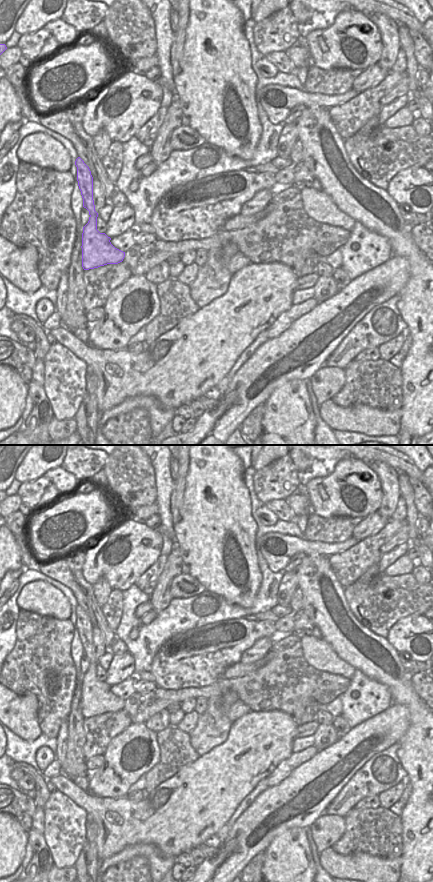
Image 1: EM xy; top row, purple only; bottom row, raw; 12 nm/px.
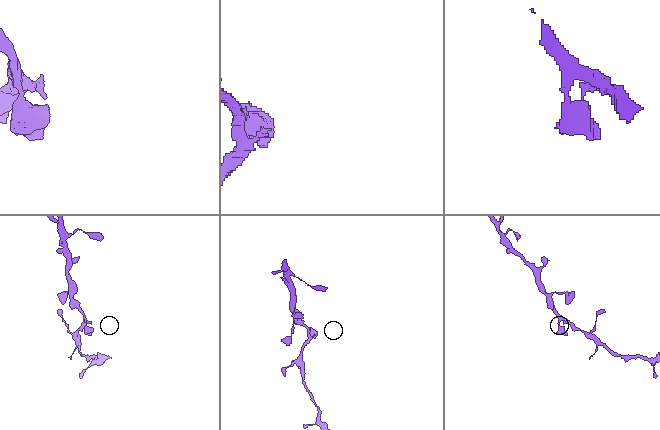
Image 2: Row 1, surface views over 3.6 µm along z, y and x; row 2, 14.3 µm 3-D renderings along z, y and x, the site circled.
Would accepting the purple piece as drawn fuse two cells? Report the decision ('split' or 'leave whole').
leave whole

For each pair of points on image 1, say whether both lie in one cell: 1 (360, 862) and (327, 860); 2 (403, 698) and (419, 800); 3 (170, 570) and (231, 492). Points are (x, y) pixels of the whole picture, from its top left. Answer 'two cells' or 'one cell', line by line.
1: one cell
2: one cell
3: two cells

